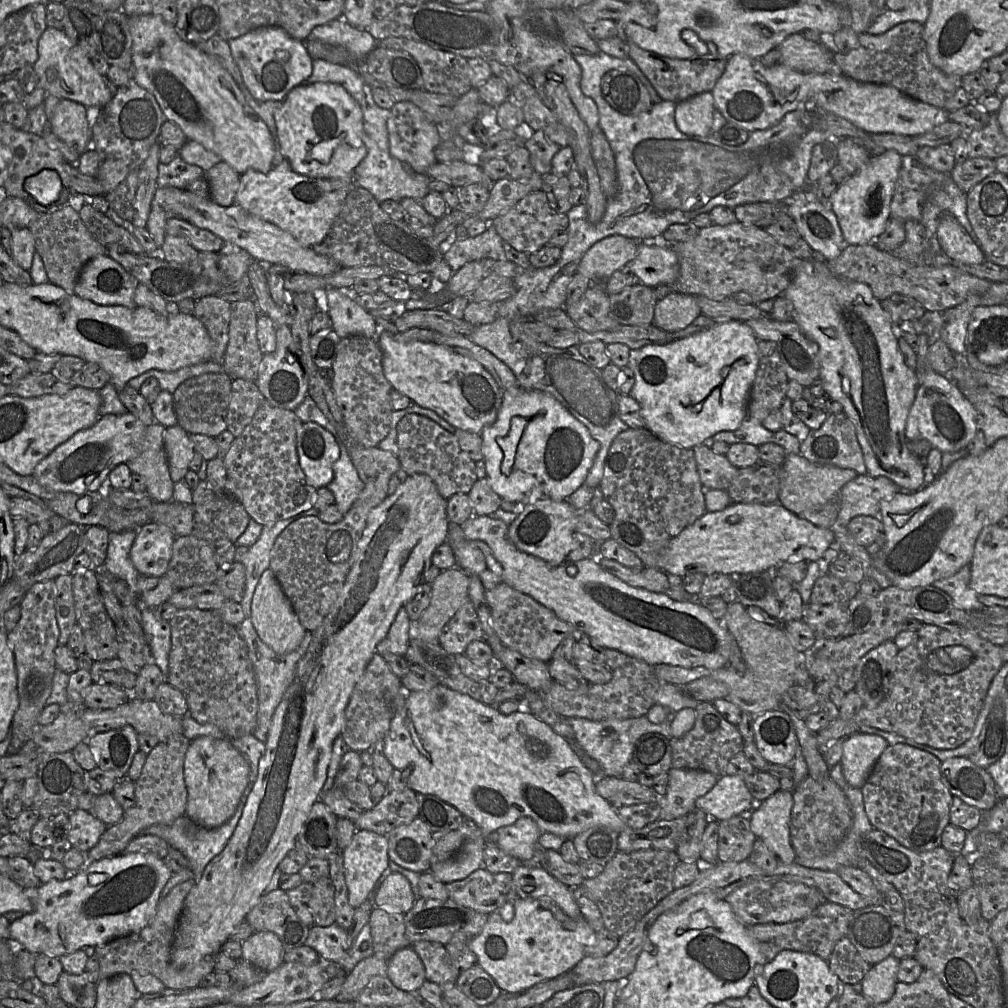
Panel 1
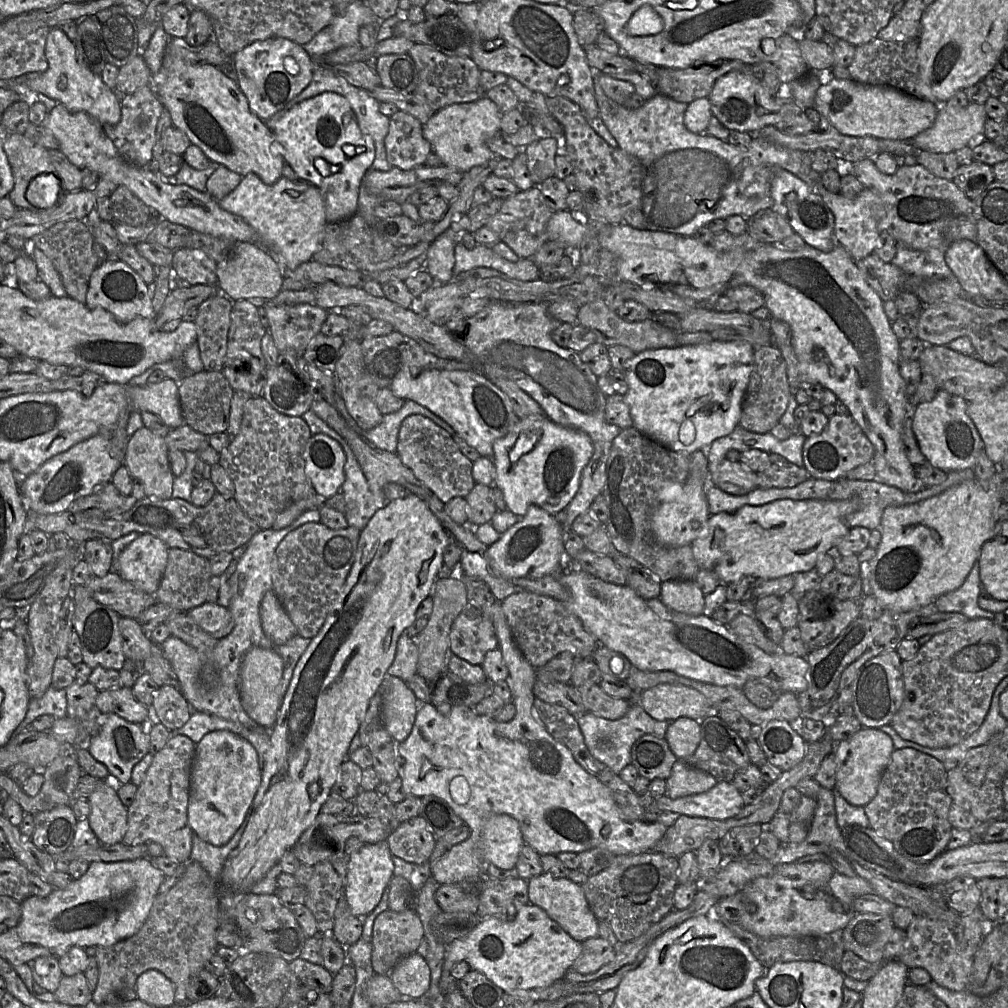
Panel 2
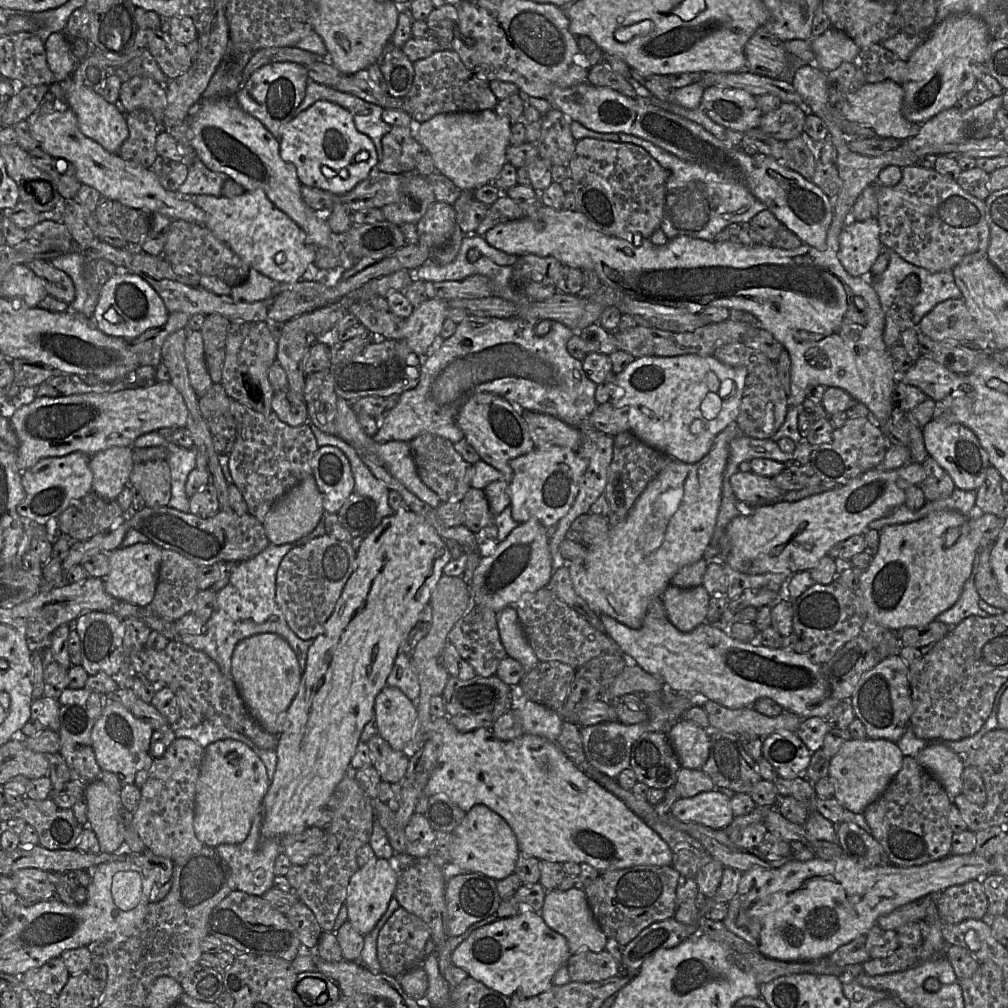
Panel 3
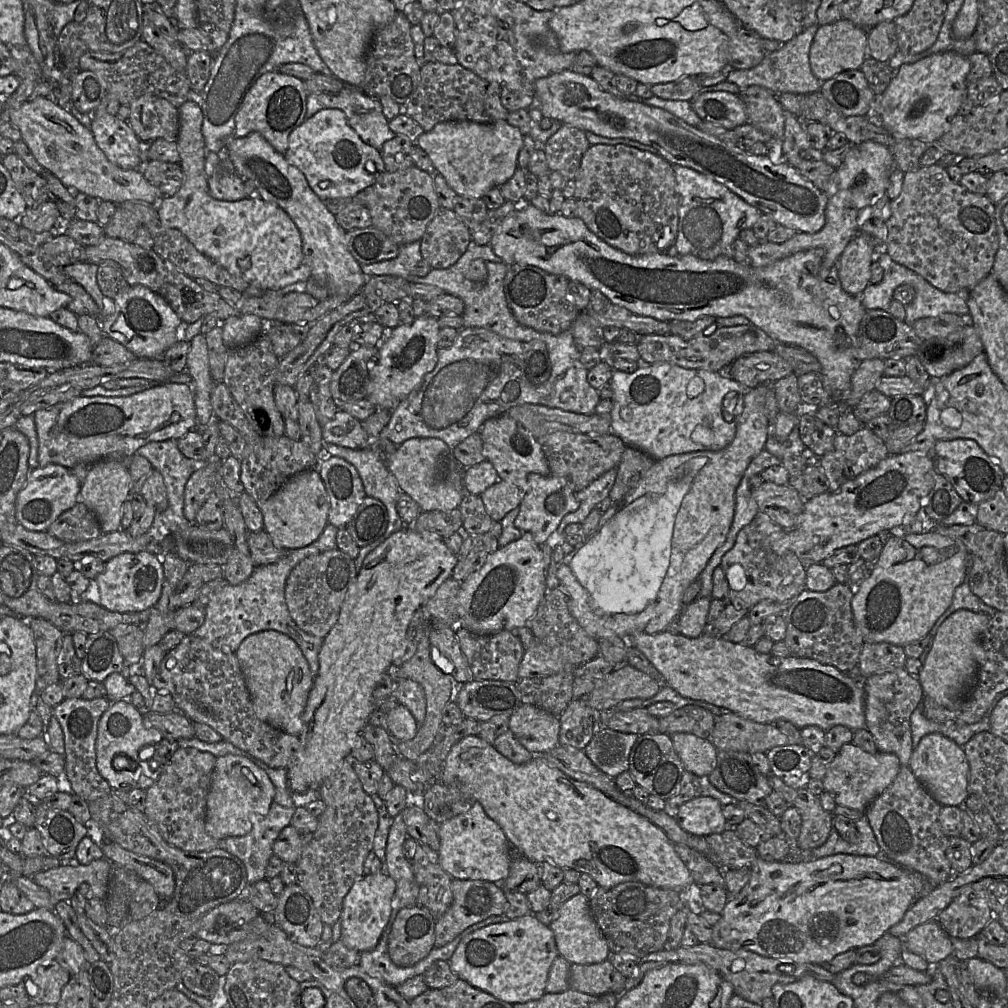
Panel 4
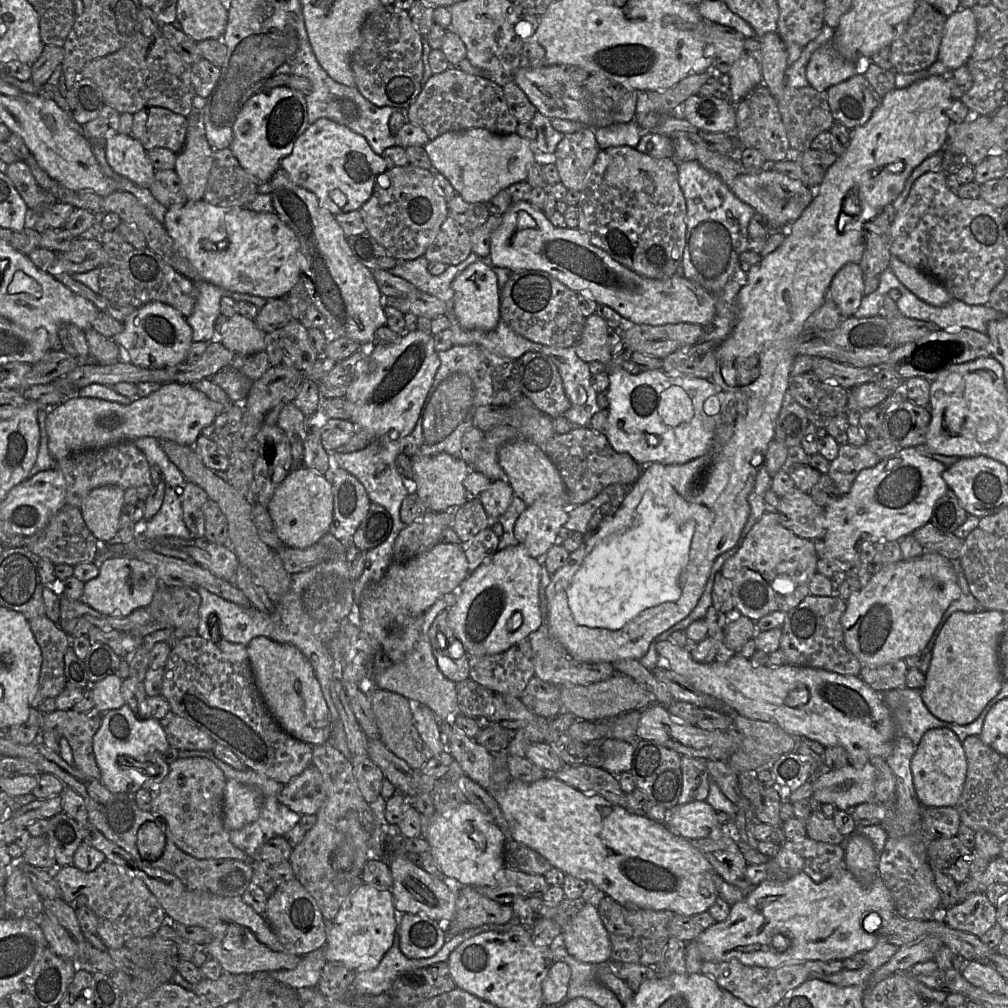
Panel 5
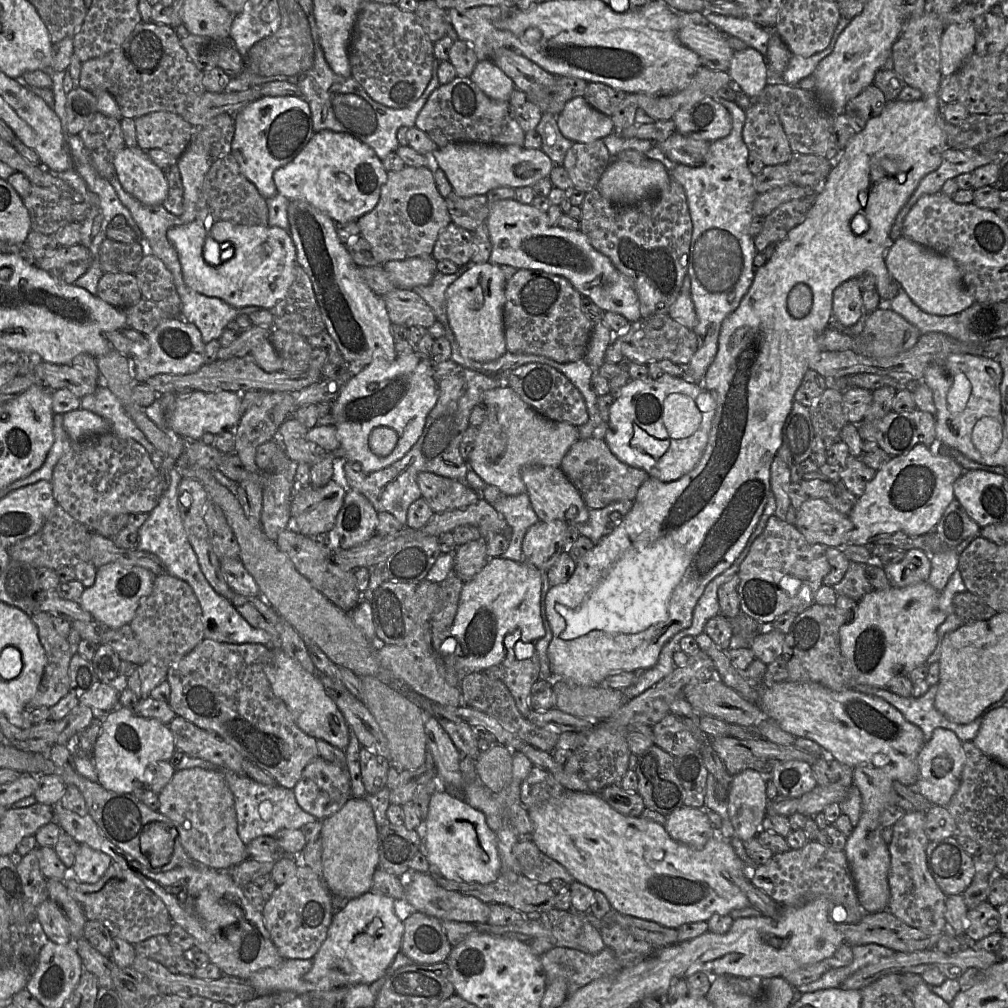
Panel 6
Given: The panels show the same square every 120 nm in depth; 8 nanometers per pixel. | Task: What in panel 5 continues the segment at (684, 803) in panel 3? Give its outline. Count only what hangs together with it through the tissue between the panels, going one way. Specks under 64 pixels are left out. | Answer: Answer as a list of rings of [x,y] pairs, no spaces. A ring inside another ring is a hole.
[[[706,801],[677,805],[673,808],[673,816],[665,826],[686,839],[718,839],[724,834],[724,829],[717,820],[717,811]]]

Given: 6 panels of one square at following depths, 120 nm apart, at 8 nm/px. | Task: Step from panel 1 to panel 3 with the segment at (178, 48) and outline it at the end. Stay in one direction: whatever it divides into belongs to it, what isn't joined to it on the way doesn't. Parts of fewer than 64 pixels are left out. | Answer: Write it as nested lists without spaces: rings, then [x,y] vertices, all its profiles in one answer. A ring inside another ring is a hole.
[[[236,97],[202,99],[195,111],[188,116],[190,131],[192,132],[191,145],[196,156],[211,170],[222,172],[229,178],[243,186],[245,191],[262,189],[270,201],[281,211],[296,222],[308,237],[308,242],[316,247],[326,246],[330,243],[332,229],[322,212],[309,207],[301,195],[301,182],[293,163],[284,161],[279,153],[279,140],[256,118],[243,111]]]

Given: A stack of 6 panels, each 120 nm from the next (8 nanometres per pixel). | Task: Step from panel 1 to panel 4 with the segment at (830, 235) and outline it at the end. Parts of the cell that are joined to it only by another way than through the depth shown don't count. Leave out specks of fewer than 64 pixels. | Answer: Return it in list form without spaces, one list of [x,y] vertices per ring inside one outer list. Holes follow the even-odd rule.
[[[571,69],[563,70],[546,77],[539,78],[534,84],[535,99],[544,117],[556,119],[583,131],[590,131],[607,138],[628,138],[657,149],[664,159],[672,165],[689,167],[699,173],[711,176],[718,183],[726,186],[748,204],[758,208],[762,213],[772,217],[778,225],[782,225],[801,233],[813,234],[825,225],[827,194],[820,191],[811,181],[802,176],[796,168],[783,163],[774,164],[768,155],[746,153],[741,146],[727,143],[714,136],[702,132],[661,108],[618,98],[604,91],[590,76],[582,75]]]

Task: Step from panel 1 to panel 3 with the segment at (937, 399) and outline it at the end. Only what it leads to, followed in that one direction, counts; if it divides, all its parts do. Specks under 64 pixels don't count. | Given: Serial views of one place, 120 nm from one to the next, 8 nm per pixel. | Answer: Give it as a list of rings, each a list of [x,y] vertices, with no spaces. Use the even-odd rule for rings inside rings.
[[[933,417],[921,431],[929,456],[949,474],[955,486],[976,492],[985,479],[990,462],[987,452],[980,445],[974,432],[962,424],[949,423],[936,417]]]

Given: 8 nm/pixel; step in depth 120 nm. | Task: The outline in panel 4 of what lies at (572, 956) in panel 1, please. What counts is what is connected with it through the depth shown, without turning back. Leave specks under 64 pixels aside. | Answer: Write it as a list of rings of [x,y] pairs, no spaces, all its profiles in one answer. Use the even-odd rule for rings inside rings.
[[[525,915],[507,922],[485,926],[469,934],[459,943],[449,964],[459,979],[500,1000],[515,1004],[540,999],[546,993],[551,966],[559,955],[553,930],[541,923],[535,915]]]

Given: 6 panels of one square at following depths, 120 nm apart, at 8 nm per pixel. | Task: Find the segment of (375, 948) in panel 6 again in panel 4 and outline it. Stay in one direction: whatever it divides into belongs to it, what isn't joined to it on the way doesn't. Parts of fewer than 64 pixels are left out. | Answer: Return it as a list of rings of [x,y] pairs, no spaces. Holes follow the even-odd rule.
[[[385,871],[363,875],[355,881],[342,905],[340,940],[346,947],[362,953],[373,950],[377,946],[389,921],[395,894],[396,882]]]

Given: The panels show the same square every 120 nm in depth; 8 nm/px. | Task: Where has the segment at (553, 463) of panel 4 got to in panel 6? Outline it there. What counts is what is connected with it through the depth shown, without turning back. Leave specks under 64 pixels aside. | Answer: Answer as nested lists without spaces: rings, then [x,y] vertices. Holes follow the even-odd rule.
[[[579,439],[563,457],[560,469],[578,489],[589,509],[600,509],[616,501],[634,501],[640,486],[650,477],[643,469],[621,462],[603,439]]]

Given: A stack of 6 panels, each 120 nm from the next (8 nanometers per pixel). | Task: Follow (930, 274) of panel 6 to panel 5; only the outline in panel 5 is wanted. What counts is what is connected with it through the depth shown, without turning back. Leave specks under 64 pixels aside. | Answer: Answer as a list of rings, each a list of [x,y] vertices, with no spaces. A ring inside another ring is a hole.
[[[894,255],[889,260],[889,268],[909,291],[932,306],[944,306],[953,299],[941,283]]]

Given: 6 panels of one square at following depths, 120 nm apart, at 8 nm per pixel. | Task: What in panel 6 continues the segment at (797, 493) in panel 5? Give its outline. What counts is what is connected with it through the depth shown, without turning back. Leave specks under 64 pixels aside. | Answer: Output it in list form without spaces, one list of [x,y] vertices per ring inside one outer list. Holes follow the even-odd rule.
[[[810,497],[796,511],[794,526],[808,542],[838,548],[849,544],[849,533],[854,527],[847,515],[838,512],[825,499]]]

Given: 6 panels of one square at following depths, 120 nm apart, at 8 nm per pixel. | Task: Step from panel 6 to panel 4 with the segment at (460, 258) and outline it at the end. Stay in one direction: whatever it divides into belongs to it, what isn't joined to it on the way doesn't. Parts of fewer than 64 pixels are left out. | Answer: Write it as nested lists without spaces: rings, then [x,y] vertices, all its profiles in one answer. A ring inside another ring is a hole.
[[[440,206],[420,239],[422,260],[433,269],[449,268],[465,253],[471,235],[453,209]]]

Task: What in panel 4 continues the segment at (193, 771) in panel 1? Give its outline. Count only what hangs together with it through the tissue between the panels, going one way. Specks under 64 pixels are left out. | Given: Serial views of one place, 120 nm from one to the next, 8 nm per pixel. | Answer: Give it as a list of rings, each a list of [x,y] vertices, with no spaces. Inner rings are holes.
[[[244,756],[217,757],[207,796],[207,833],[216,840],[242,837],[261,821],[274,802],[275,787],[265,771]]]

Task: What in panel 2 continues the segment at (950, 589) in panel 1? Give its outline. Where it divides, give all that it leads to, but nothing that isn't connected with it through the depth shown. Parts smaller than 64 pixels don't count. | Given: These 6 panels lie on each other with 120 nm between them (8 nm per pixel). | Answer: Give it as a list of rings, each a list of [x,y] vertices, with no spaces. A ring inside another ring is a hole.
[[[979,562],[974,563],[965,582],[956,590],[941,595],[935,602],[938,612],[958,612],[968,619],[993,619],[995,613],[982,609],[978,598],[983,594]]]

